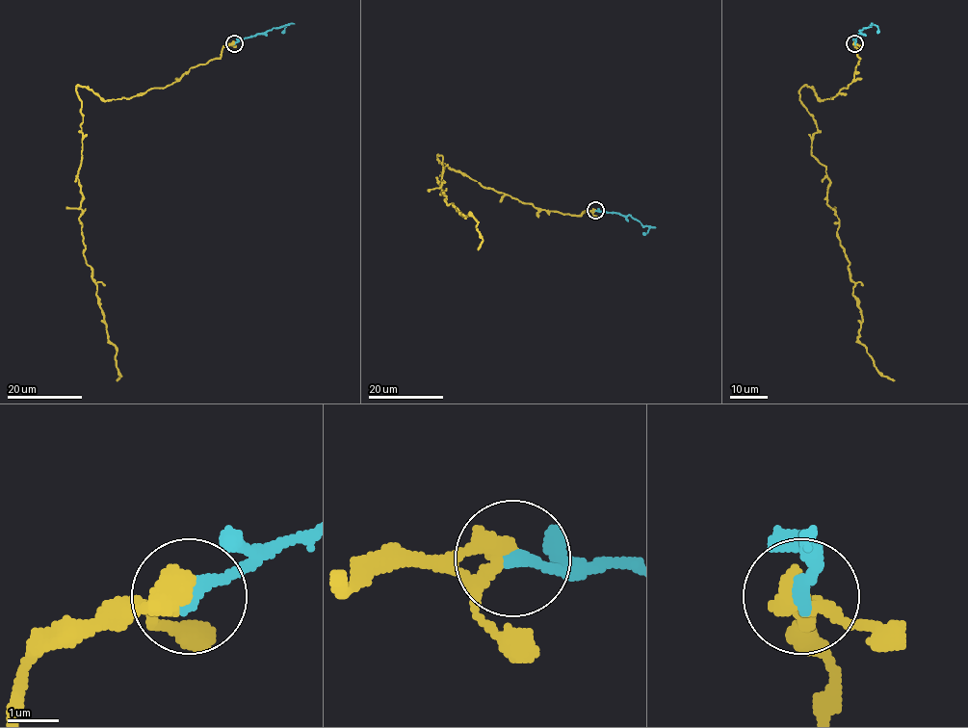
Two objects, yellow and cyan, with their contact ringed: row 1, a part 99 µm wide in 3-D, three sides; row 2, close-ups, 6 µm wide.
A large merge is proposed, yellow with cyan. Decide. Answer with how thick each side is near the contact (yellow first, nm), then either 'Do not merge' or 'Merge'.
Thickness 380 nm (yellow) against 300 nm. Merge

